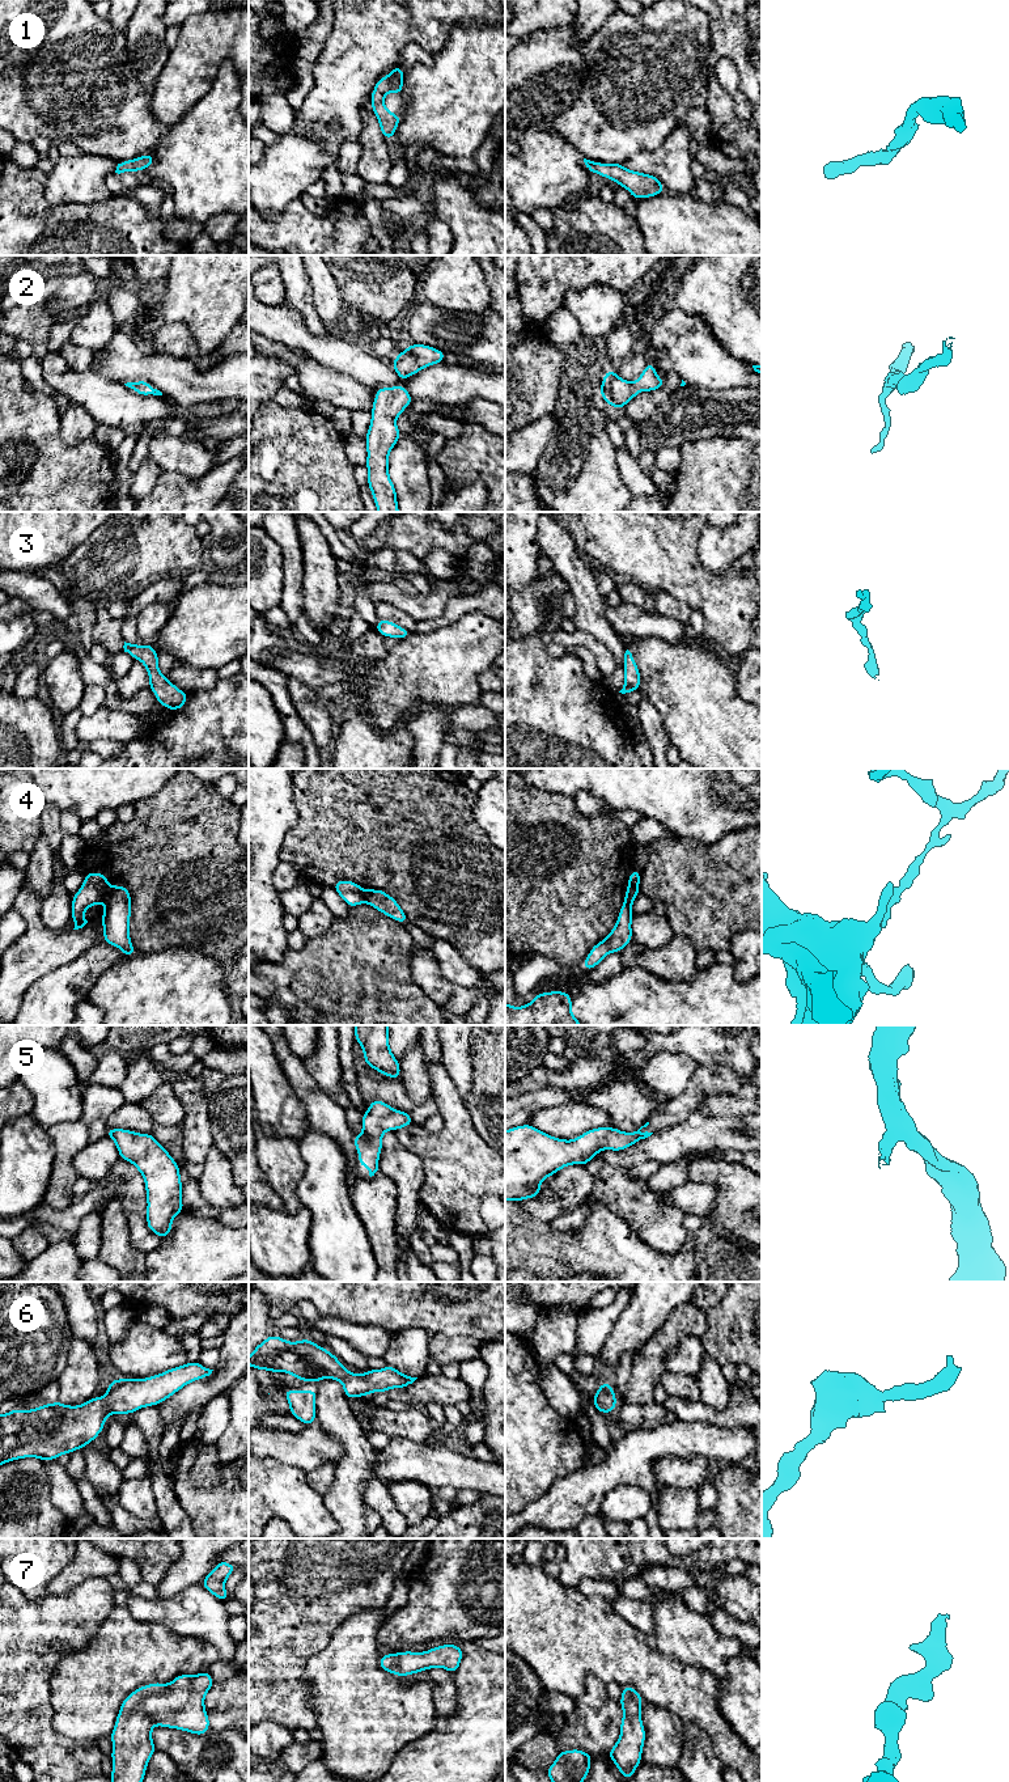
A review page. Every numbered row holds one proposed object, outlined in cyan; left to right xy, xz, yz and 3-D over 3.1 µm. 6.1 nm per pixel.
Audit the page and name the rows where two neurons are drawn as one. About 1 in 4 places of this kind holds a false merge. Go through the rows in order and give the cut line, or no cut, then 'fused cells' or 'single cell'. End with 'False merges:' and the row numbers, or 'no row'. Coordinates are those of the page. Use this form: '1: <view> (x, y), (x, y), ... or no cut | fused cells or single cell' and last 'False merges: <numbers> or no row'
1: no cut | single cell
2: no cut | single cell
3: no cut | single cell
4: xy (109, 888), (102, 900) | fused cells
5: no cut | single cell
6: no cut | single cell
7: no cut | single cell
False merges: 4

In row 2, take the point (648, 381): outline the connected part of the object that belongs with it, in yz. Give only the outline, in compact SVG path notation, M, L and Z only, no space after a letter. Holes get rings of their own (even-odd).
M649 361L636 382L626 381L614 369L607 369L599 394L609 406L623 409L640 390L652 393L662 386L665 386L665 380L657 376L654 364Z

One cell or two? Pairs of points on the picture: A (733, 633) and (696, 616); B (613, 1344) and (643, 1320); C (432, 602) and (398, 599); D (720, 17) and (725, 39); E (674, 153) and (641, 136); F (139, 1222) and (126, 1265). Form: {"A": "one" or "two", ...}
{"A": "two", "B": "one", "C": "one", "D": "one", "E": "two", "F": "two"}

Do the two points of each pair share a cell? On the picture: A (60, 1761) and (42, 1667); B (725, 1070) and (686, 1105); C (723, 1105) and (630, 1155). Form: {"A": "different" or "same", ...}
{"A": "same", "B": "same", "C": "different"}

